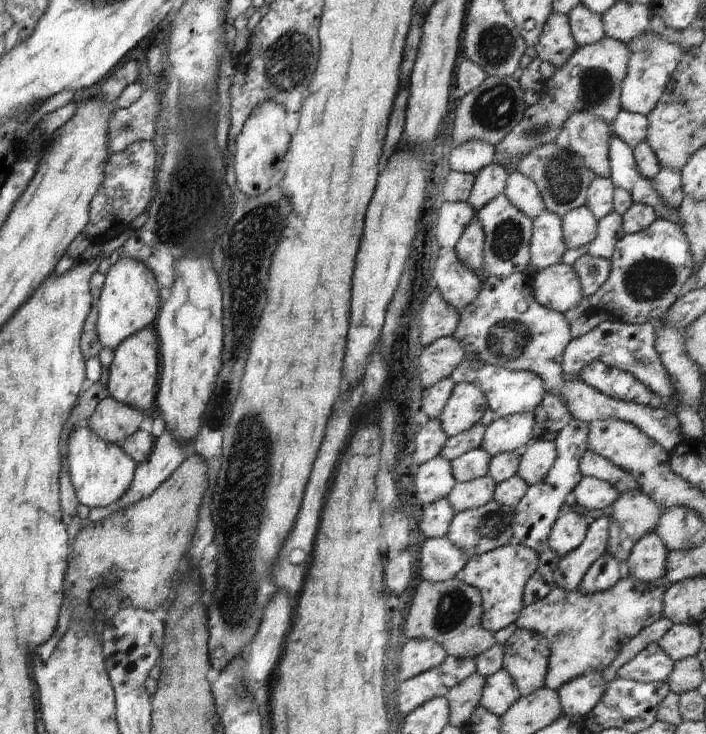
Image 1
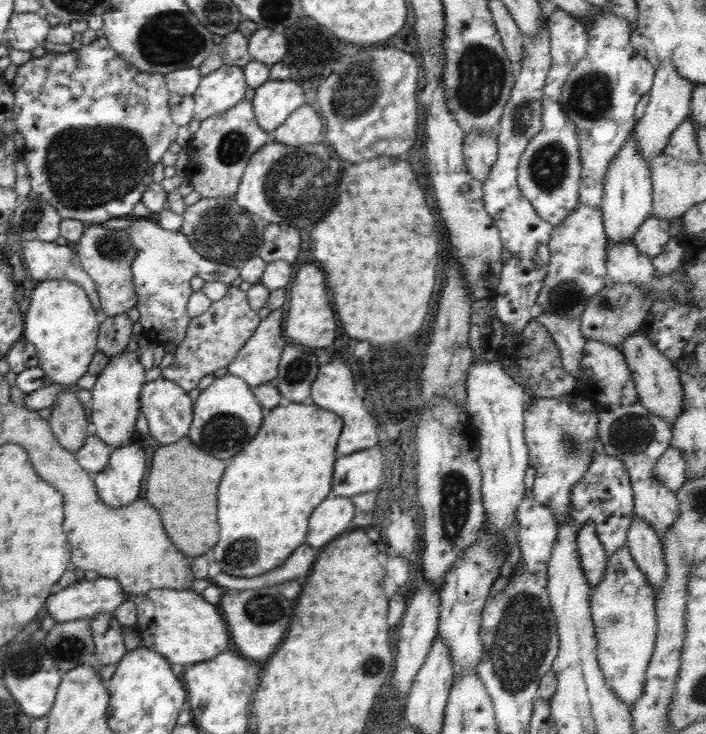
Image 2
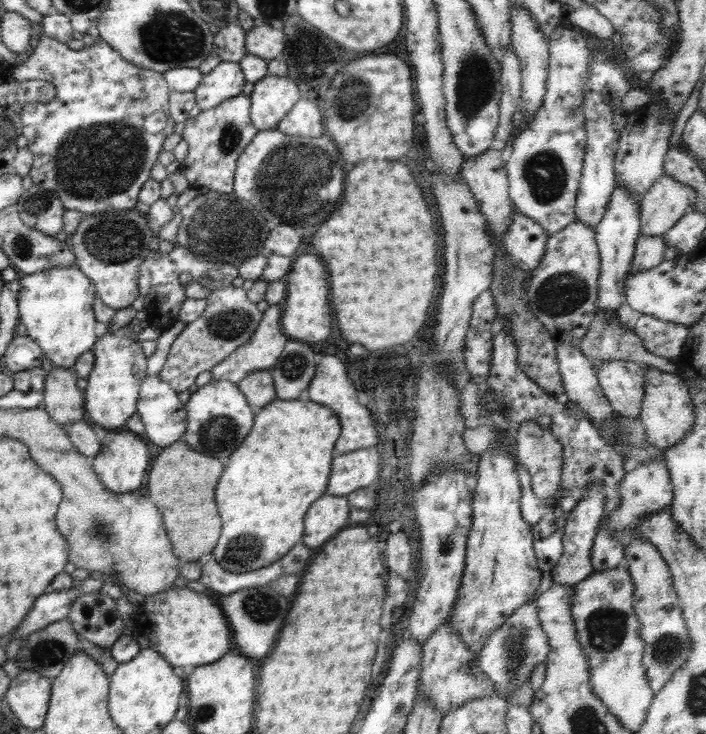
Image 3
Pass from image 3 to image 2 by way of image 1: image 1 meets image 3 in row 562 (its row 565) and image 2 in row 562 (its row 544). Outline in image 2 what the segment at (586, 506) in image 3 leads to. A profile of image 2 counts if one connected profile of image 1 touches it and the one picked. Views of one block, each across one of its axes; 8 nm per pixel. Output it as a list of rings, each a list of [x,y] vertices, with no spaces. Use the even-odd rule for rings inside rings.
[[[583,524],[577,532],[578,554],[587,582],[592,589],[600,586],[607,567],[607,552],[593,524]]]

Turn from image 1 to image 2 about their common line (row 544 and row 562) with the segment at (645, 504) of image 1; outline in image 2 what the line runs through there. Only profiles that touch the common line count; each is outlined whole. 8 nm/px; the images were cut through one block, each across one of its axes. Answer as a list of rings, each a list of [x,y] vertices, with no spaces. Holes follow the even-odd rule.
[[[627,545],[613,552],[607,560],[607,567],[600,586],[591,593],[591,619],[597,646],[597,659],[606,684],[630,707],[643,695],[646,671],[653,655],[657,639],[656,594],[644,574],[635,563]]]

